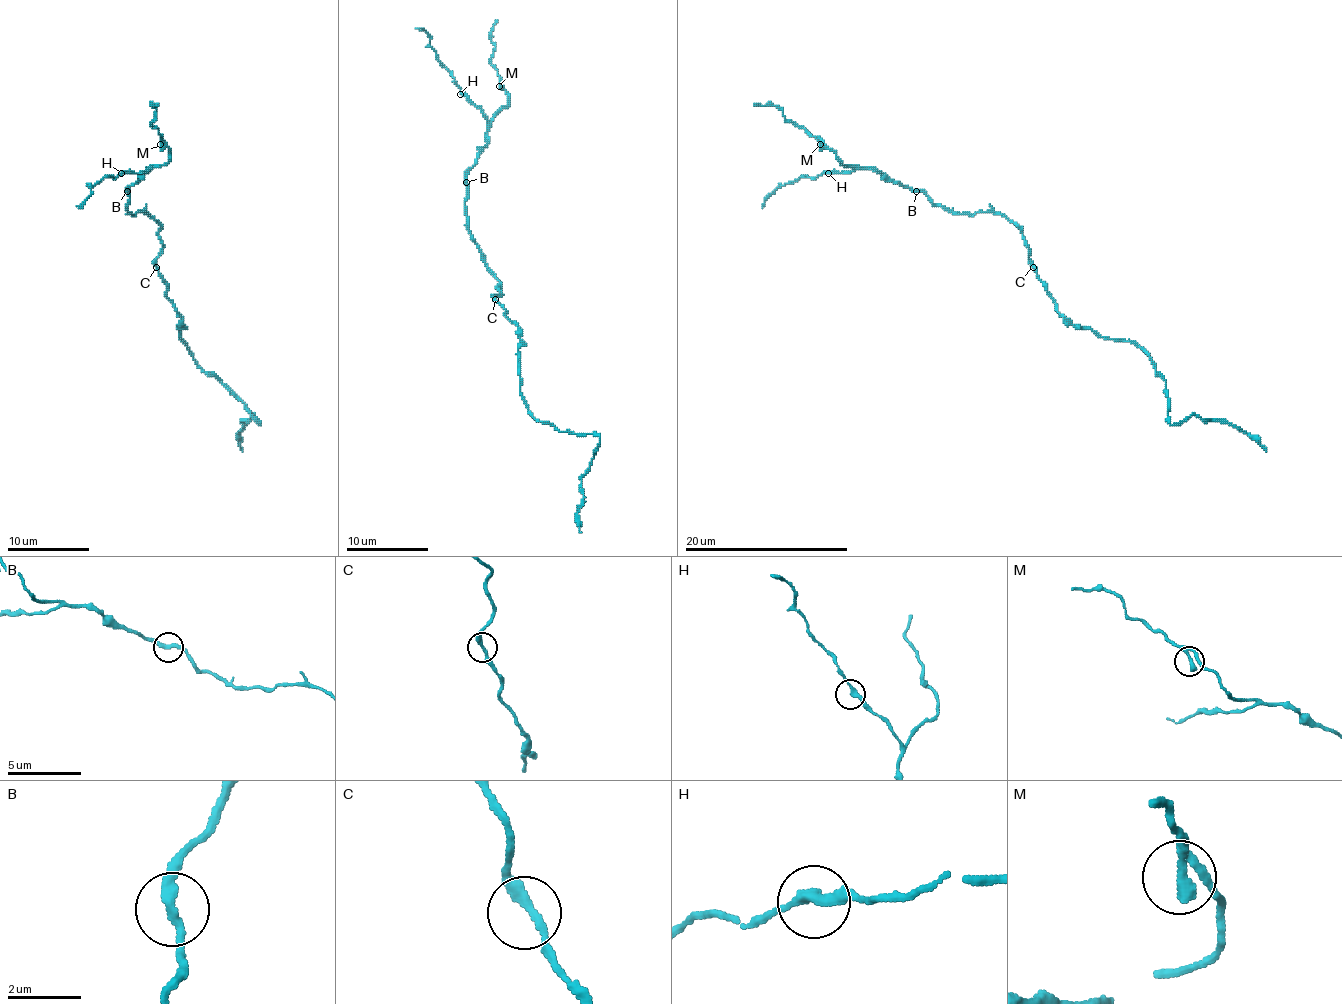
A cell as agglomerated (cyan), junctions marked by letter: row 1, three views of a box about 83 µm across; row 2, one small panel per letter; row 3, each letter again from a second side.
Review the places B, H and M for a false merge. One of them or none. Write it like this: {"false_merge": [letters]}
{"false_merge": []}

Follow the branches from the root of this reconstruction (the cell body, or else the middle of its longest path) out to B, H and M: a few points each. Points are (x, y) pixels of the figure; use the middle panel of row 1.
B: (495, 301), (495, 294), (501, 292), (499, 282), (487, 268), (469, 229), (467, 182)
H: (495, 301), (499, 282), (469, 229), (464, 206), (467, 176), (487, 143), (489, 120), (460, 94)
M: (495, 301), (499, 282), (469, 229), (464, 200), (487, 126), (507, 106), (499, 86)

